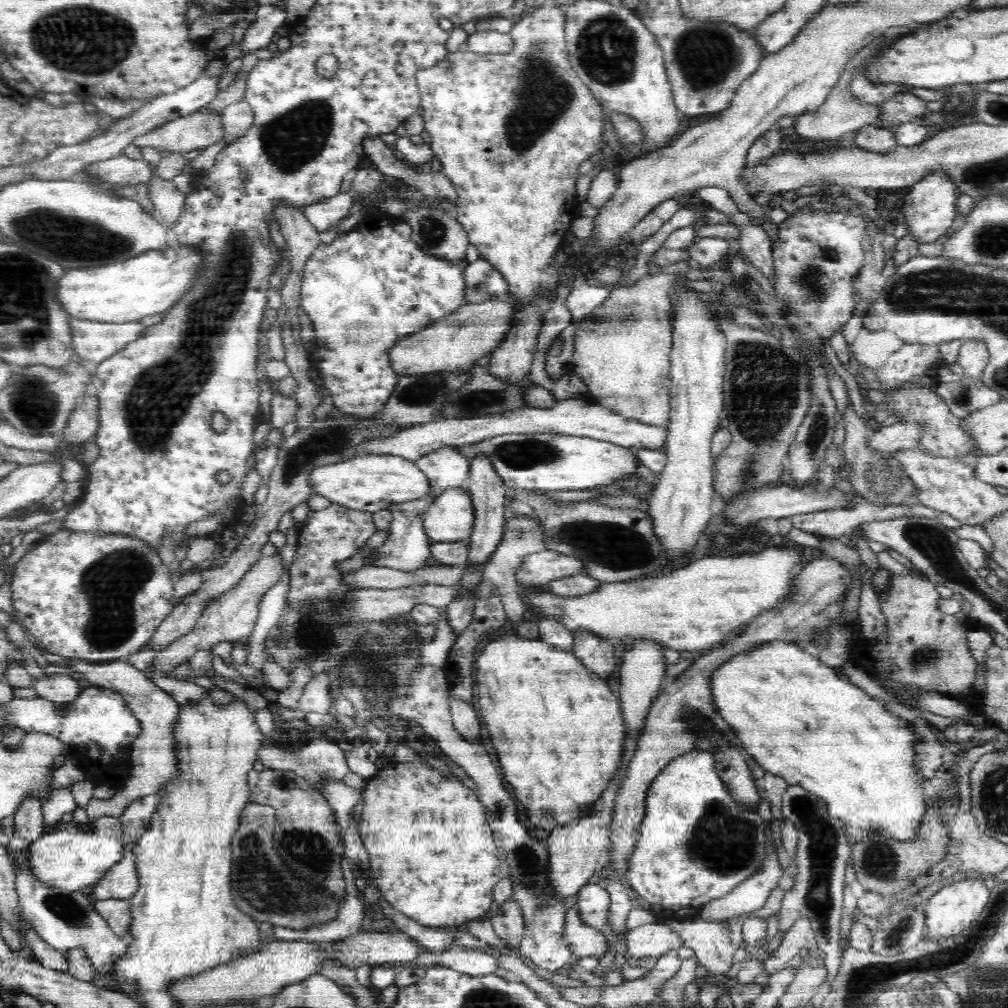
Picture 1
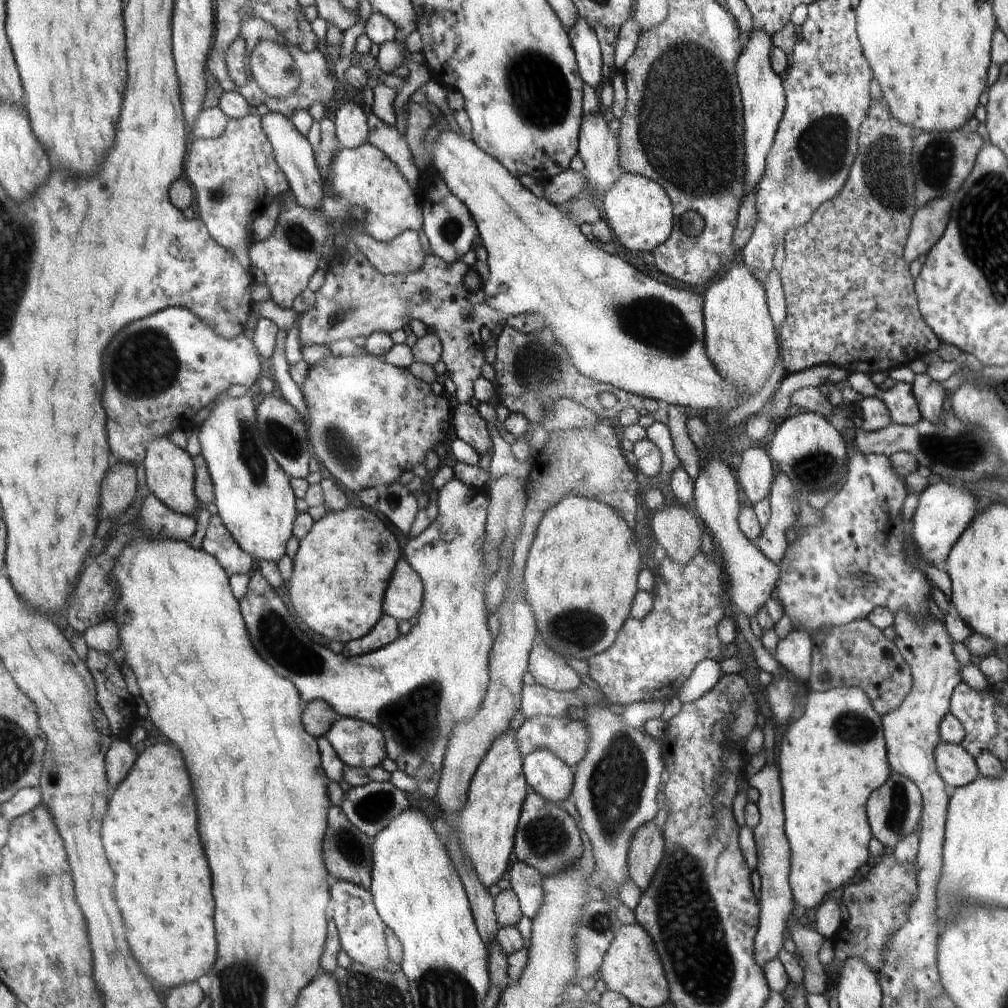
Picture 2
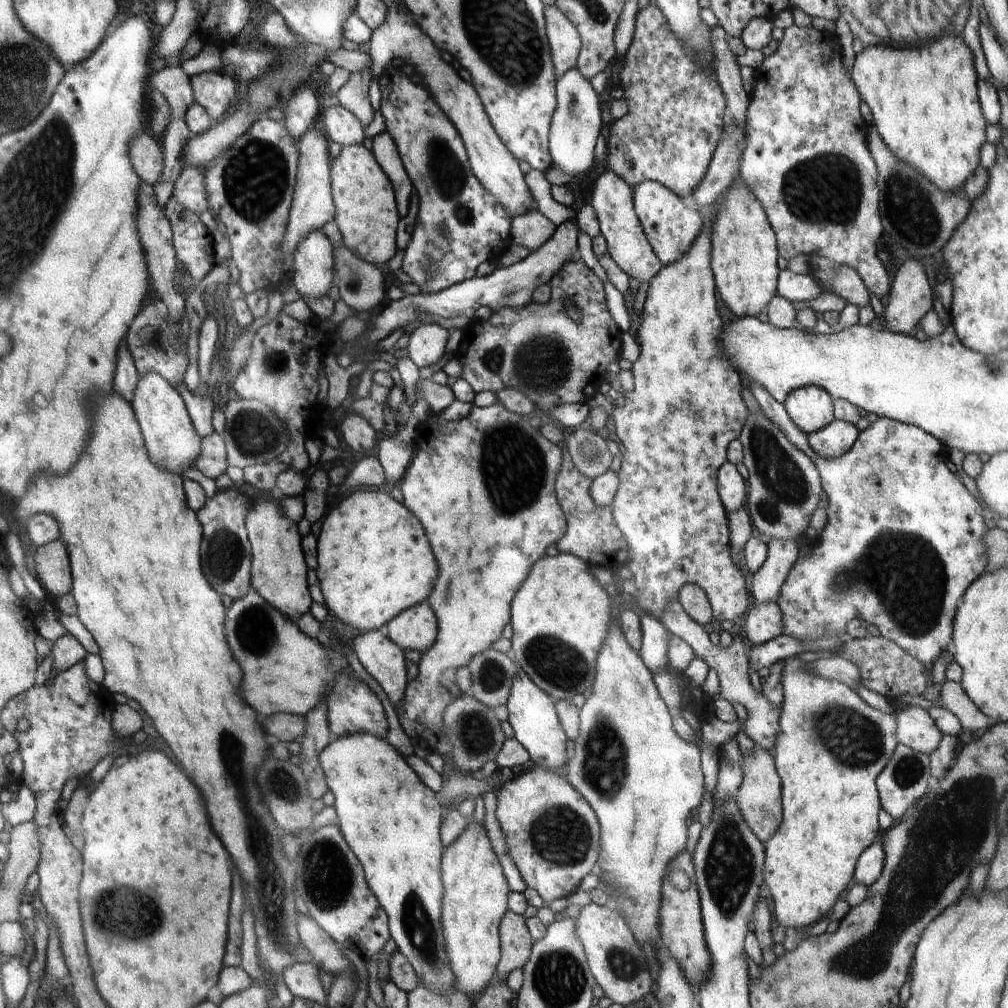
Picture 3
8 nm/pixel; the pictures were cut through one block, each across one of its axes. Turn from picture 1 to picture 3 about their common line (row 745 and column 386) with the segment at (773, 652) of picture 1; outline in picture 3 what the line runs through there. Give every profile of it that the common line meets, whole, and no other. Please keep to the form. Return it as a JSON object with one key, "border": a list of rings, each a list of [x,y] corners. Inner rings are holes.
{"border":[[[354,733],[333,737],[331,744],[319,754],[319,761],[327,778],[327,786],[334,794],[333,807],[338,816],[339,829],[362,863],[368,886],[388,916],[397,950],[412,963],[419,986],[436,994],[452,994],[458,989],[459,979],[452,967],[443,932],[444,894],[440,882],[440,860],[443,860],[443,844],[440,844],[442,812],[434,792],[416,776],[416,772],[388,742],[378,740],[376,735]]]}

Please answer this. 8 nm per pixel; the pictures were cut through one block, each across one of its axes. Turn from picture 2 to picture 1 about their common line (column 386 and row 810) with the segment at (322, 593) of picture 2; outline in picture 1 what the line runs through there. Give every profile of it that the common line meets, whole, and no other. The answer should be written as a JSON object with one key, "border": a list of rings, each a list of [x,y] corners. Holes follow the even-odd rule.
{"border":[[[508,628],[484,644],[475,660],[474,679],[478,706],[498,752],[500,770],[504,770],[506,782],[512,786],[524,810],[528,810],[530,822],[553,832],[558,826],[584,819],[580,812],[586,812],[590,802],[598,804],[602,800],[610,782],[620,776],[618,772],[622,766],[625,719],[621,704],[612,694],[607,680],[587,670],[571,652],[558,649],[540,638],[524,638]]]}

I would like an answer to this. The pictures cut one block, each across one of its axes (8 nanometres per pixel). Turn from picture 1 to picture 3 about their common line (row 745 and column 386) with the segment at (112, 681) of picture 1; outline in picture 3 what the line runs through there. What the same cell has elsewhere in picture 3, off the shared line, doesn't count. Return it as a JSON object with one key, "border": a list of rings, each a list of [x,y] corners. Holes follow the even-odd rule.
{"border":[[[383,131],[373,138],[372,150],[388,178],[396,184],[395,192],[398,195],[399,217],[403,219],[408,214],[408,204],[410,204],[410,195],[414,186],[402,164],[397,146],[392,140],[392,136]]]}

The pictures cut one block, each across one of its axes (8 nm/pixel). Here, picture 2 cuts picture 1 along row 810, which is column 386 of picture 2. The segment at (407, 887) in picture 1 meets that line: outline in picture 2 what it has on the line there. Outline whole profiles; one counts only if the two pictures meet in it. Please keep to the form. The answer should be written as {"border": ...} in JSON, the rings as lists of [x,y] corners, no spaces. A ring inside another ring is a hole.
{"border":[[[330,353],[309,365],[304,382],[298,386],[309,414],[304,424],[313,456],[350,492],[360,492],[368,487],[385,488],[396,482],[404,470],[412,471],[420,462],[425,464],[426,454],[436,442],[446,439],[452,428],[446,393],[434,396],[430,385],[414,378],[407,368],[385,363],[374,355],[334,356]]]}

